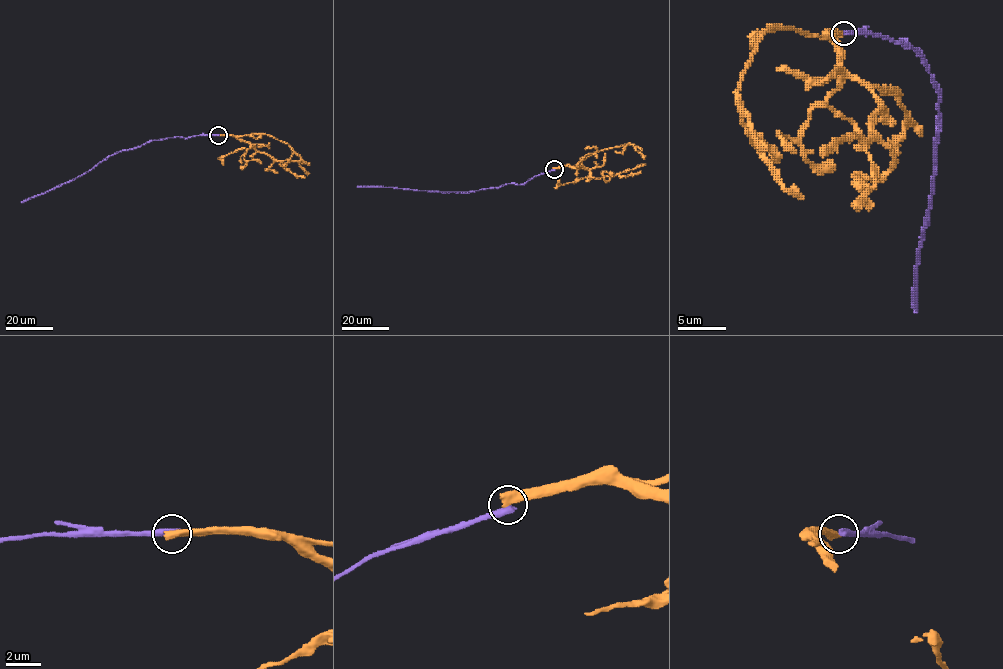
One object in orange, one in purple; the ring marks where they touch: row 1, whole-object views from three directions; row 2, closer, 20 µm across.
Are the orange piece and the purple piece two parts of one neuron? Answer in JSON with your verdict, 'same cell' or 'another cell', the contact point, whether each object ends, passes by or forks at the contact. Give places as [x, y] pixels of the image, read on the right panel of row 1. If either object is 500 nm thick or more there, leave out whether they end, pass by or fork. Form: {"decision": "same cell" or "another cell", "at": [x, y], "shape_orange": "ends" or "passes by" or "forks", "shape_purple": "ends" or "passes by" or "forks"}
{"decision": "another cell", "at": [844, 33]}

